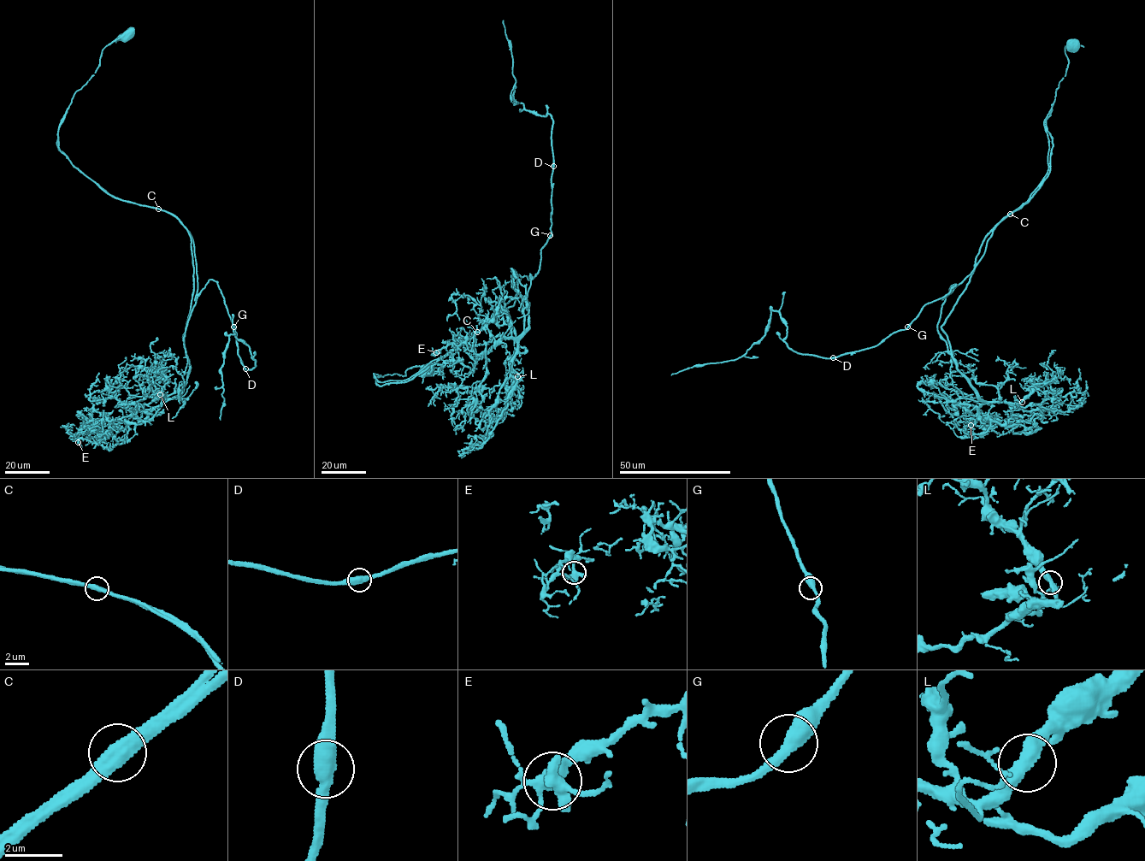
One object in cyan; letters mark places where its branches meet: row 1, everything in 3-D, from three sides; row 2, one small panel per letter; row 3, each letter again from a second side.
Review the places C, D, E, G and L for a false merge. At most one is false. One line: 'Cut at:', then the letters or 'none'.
Cut at: C

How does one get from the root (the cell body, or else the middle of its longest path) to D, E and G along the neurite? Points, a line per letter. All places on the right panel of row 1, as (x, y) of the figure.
D: (1073, 44), (1046, 120), (1048, 168), (1028, 203), (905, 329), (833, 358)
E: (1073, 44), (1046, 120), (1047, 172), (985, 238), (941, 326), (990, 421), (981, 437), (970, 425)
G: (1073, 44), (1065, 47), (1065, 74), (1046, 120), (1047, 172), (1028, 203), (1000, 221), (974, 268), (907, 327)

